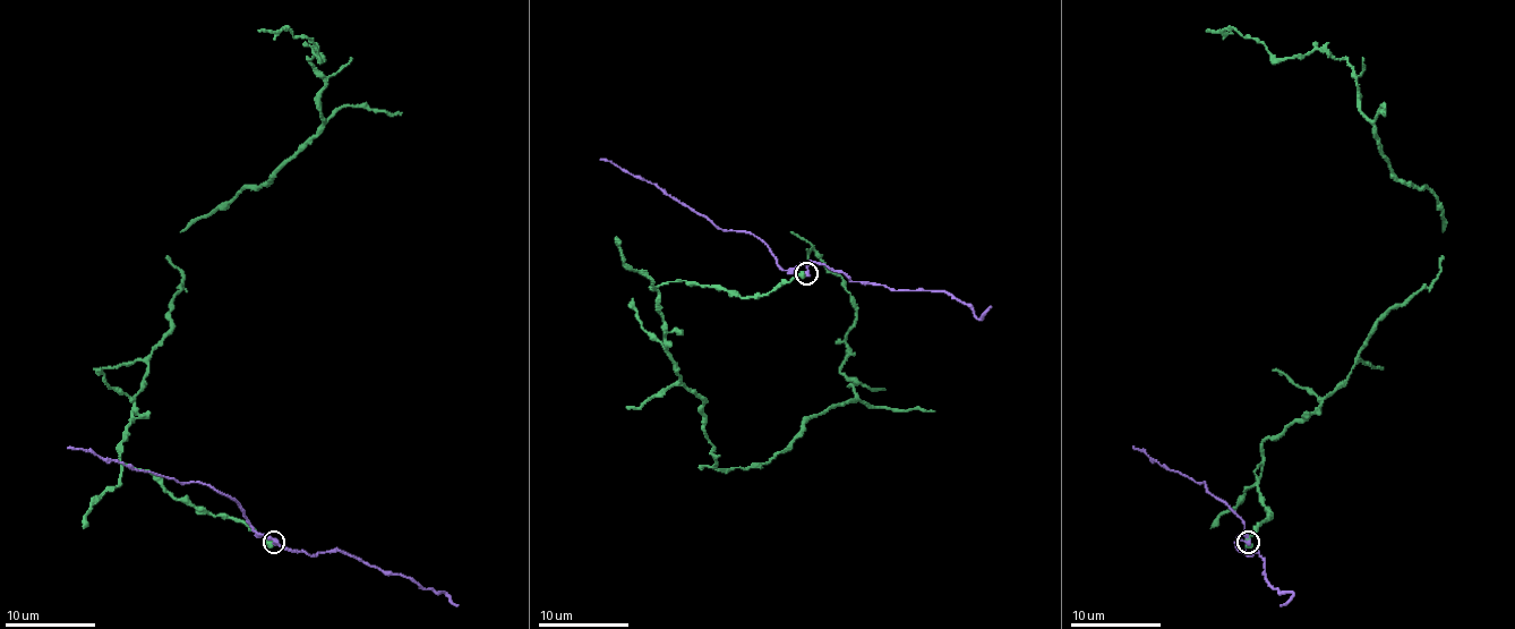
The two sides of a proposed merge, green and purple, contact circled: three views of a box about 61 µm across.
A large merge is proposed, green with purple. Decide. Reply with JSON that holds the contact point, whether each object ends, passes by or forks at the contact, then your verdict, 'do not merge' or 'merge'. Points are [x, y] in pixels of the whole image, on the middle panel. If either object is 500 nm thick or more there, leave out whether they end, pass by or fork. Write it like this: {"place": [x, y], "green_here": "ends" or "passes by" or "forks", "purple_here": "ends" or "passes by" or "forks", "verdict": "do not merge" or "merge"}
{"place": [806, 273], "verdict": "do not merge"}

